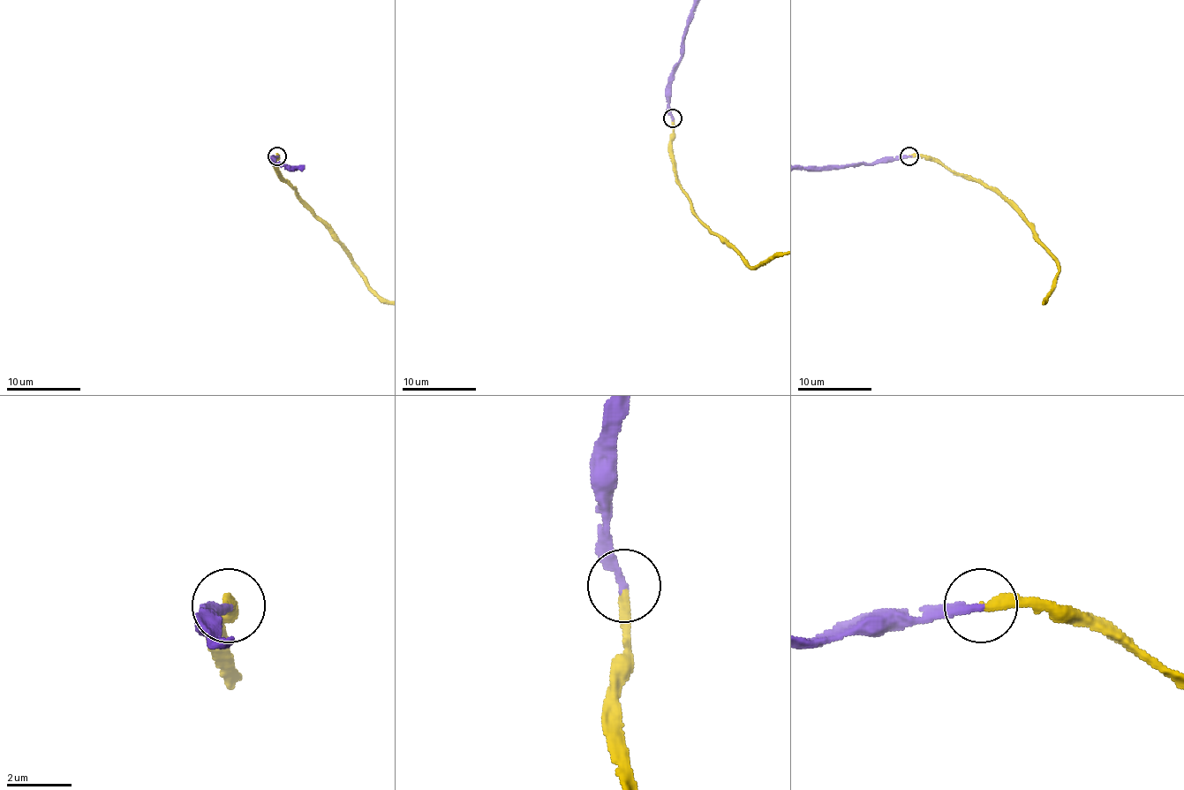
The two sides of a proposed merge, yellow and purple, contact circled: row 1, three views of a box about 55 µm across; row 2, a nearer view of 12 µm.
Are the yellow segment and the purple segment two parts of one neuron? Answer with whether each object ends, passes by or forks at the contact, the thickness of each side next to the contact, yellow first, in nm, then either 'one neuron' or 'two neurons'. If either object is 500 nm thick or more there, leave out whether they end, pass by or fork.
yellow ends; purple ends; calibres 280 and 260 nm; one neuron

